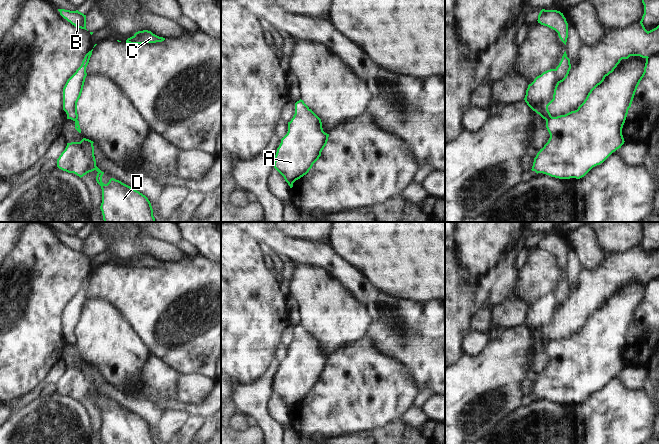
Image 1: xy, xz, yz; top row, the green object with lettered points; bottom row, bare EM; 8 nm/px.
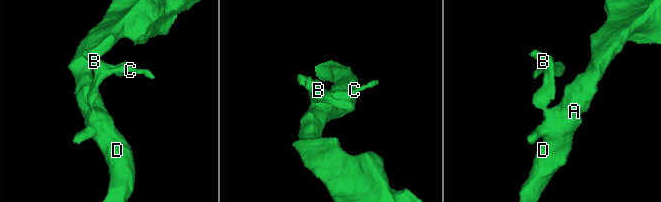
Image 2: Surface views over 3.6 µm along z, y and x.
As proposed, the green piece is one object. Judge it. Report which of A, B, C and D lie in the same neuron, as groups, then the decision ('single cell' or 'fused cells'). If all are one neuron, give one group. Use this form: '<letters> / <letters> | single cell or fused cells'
A D / B C | fused cells

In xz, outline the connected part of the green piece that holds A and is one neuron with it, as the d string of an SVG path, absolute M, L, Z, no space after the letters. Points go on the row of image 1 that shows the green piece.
M299 100L295 103L295 114L288 122L288 132L281 139L275 155L274 168L284 177L290 188L293 183L306 175L313 164L321 156L327 144L329 134L322 128L321 119L304 103Z

